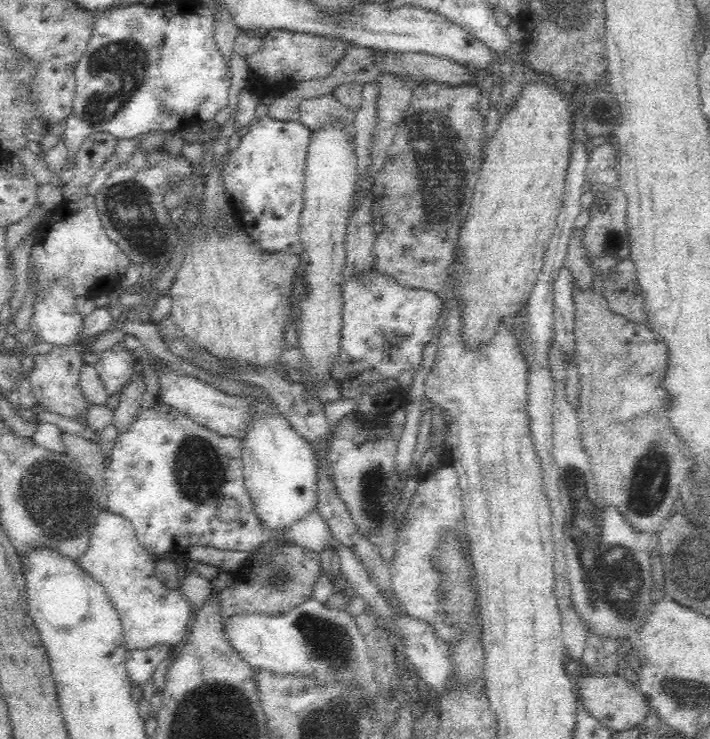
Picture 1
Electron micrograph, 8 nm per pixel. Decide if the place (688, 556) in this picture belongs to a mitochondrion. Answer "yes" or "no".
yes

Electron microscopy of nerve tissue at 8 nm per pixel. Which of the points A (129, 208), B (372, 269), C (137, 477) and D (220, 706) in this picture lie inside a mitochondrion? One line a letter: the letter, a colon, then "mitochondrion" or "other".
A: mitochondrion
B: other
C: other
D: mitochondrion

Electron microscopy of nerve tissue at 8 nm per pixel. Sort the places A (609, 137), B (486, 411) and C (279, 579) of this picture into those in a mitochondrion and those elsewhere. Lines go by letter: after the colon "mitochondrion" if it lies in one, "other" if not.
A: other
B: other
C: mitochondrion

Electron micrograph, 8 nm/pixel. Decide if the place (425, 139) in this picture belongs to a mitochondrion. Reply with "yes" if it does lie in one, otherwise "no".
yes

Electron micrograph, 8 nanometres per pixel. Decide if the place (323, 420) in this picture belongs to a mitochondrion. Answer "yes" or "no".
no

